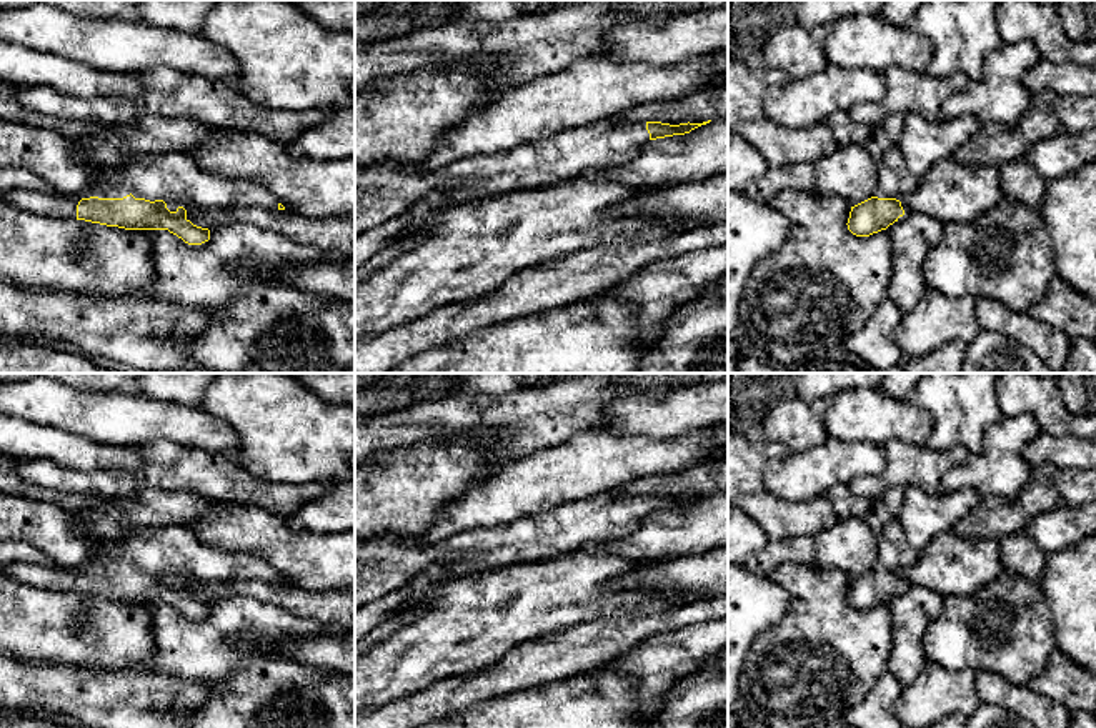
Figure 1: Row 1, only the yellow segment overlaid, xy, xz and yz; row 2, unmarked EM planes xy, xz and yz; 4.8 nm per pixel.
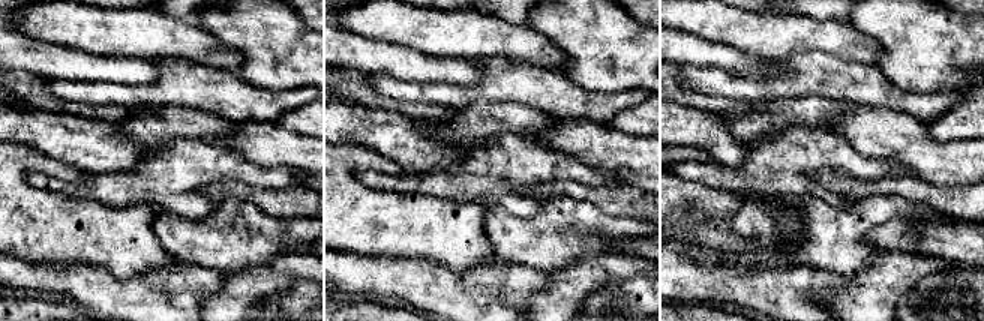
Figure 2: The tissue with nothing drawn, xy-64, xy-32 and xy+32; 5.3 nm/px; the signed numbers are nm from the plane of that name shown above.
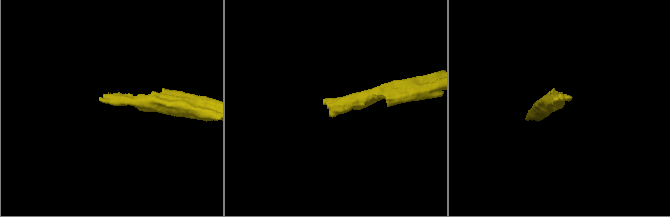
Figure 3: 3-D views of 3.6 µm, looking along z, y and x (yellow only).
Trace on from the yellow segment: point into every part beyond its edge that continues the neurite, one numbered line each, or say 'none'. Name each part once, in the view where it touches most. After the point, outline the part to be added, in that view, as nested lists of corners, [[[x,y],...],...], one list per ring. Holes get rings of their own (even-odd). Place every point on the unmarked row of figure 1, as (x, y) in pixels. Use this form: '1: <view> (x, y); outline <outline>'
1: xy (175, 552); outline [[[137,526],[127,538],[102,541],[100,556],[82,570],[72,571],[62,566],[48,568],[42,565],[13,563],[7,568],[7,573],[13,580],[38,590],[77,593],[77,578],[82,571],[123,571],[130,566],[135,571],[145,571],[150,575],[163,573],[165,576],[175,576],[183,581],[195,580],[200,583],[222,583],[228,580],[262,580],[278,583],[276,571],[263,560],[258,560],[248,553],[225,551],[205,545],[188,526]]]

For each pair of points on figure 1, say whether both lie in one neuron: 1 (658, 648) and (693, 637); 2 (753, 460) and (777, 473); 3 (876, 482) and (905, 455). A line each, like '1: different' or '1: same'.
1: same
2: different
3: same

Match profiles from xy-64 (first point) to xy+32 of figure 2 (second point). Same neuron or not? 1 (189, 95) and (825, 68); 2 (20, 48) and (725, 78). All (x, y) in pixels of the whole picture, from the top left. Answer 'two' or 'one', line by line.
1: one
2: two

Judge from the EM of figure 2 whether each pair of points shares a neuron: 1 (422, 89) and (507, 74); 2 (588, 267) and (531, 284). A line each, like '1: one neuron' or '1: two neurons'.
1: one neuron
2: two neurons

